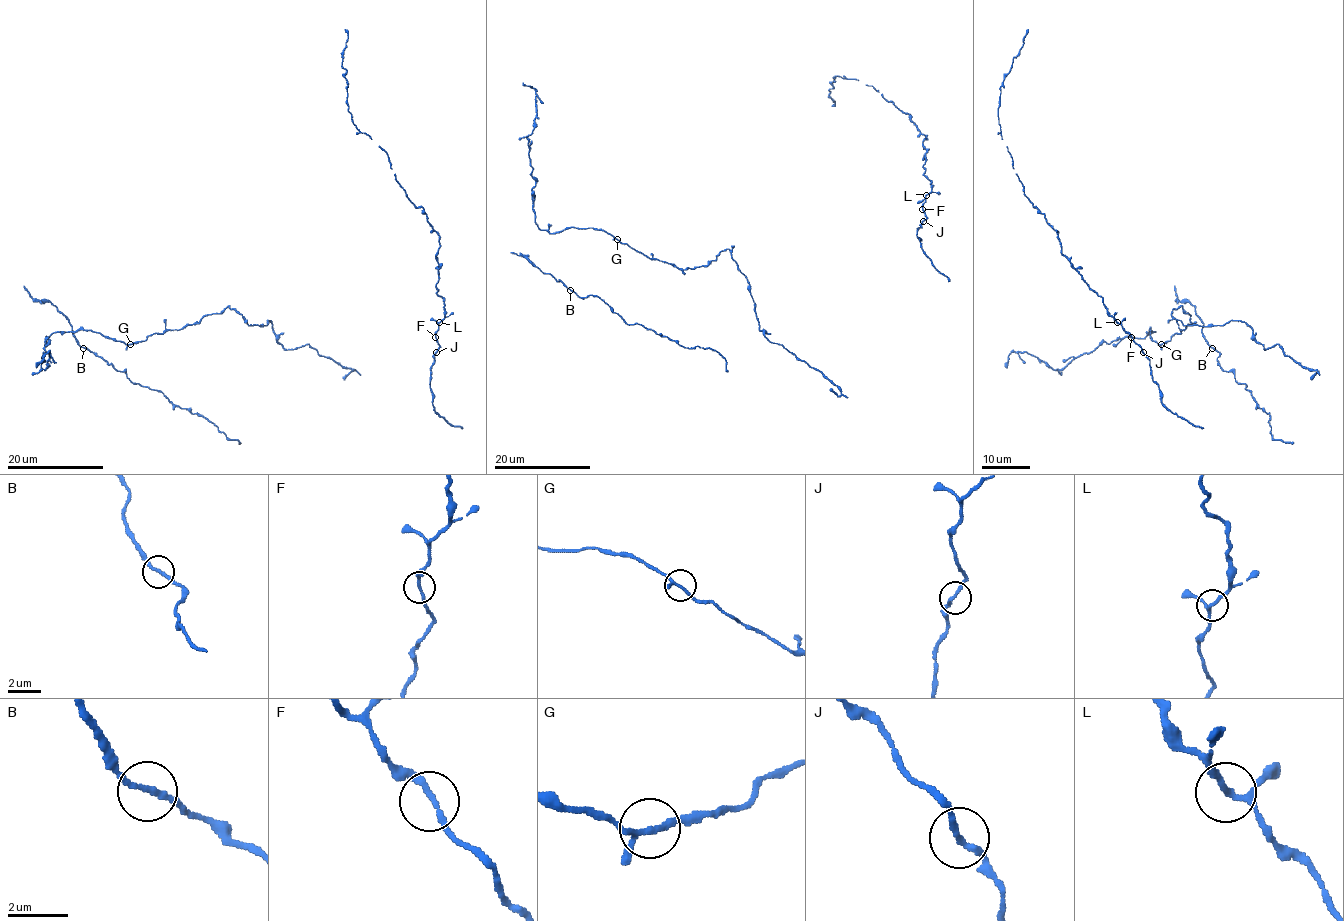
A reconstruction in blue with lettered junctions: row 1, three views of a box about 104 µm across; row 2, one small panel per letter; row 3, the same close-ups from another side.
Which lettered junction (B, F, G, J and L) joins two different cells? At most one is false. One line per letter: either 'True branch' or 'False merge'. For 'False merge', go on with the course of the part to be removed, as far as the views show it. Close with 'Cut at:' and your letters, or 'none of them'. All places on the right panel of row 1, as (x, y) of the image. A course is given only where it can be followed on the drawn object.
B: True branch
F: True branch
G: True branch
J: True branch
L: True branch
Cut at: none of them

